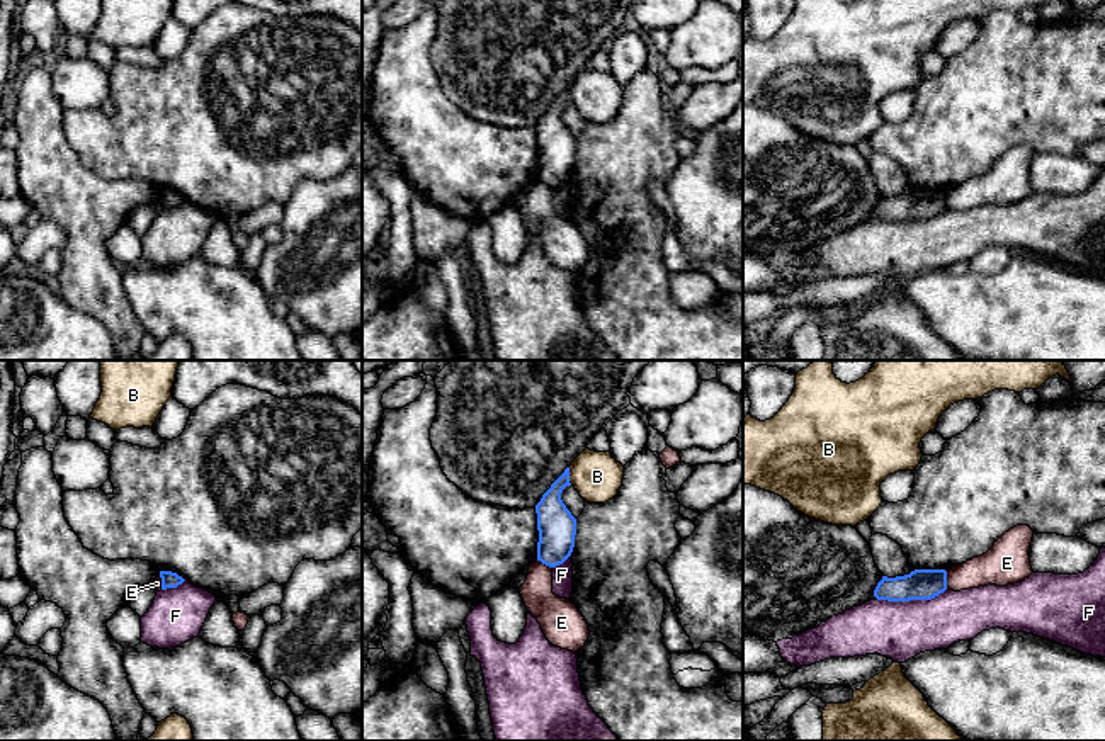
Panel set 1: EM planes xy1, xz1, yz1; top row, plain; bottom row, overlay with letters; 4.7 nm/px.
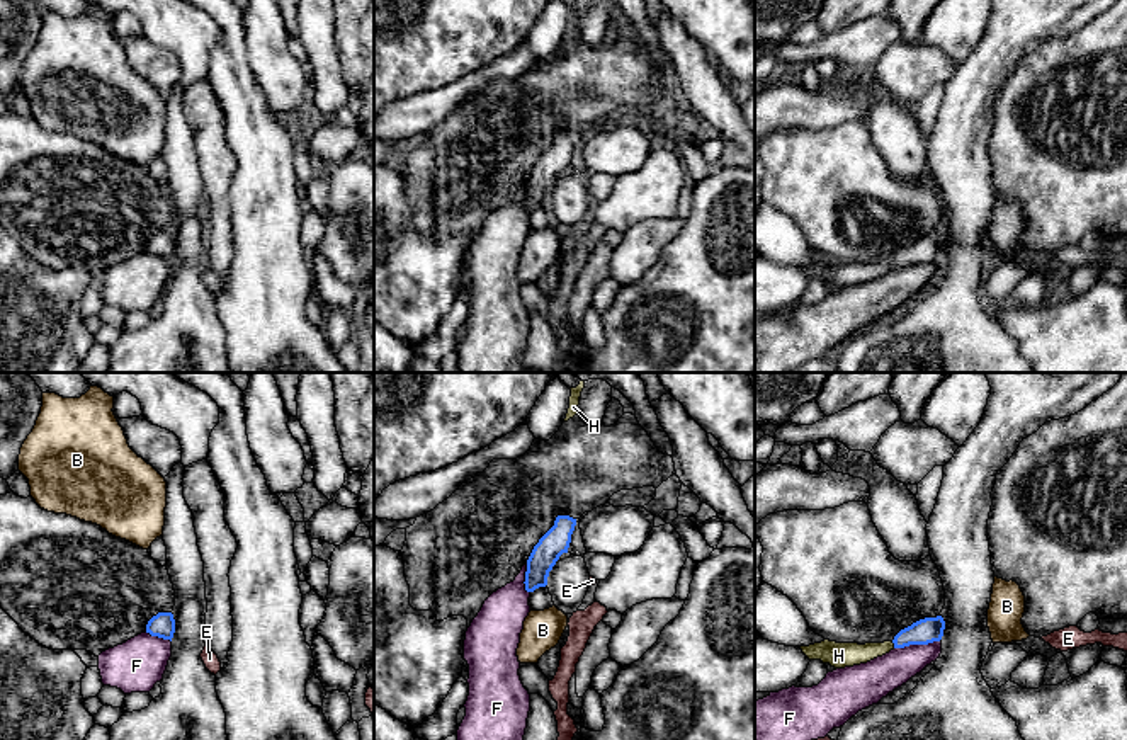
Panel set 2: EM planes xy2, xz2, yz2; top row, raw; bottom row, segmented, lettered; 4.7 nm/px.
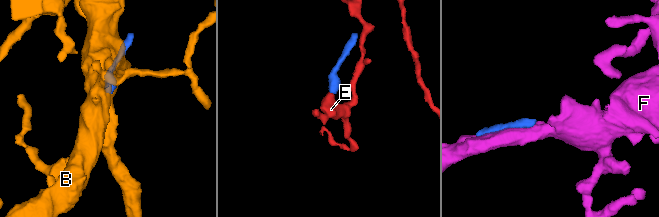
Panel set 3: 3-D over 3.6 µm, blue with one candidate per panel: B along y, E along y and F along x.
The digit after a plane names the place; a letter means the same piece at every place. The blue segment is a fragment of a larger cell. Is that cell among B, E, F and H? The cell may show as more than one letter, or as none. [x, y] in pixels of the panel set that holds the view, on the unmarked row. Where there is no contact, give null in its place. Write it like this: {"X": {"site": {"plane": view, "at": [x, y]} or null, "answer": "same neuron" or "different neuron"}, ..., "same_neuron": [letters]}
{"B": {"site": {"plane": "xz1", "at": [568, 96]}, "answer": "different neuron"}, "E": {"site": {"plane": "yz1", "at": [946, 199]}, "answer": "same neuron"}, "F": {"site": {"plane": "yz1", "at": [912, 218]}, "answer": "different neuron"}, "H": {"site": {"plane": "yz2", "at": [894, 264]}, "answer": "same neuron"}, "same_neuron": ["E", "H"]}

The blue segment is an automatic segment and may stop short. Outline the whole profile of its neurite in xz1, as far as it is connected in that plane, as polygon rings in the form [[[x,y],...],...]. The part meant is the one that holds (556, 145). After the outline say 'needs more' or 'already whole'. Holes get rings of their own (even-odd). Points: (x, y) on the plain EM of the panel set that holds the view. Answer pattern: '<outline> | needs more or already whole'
[[[566,87],[536,124],[537,180],[529,187],[518,211],[546,258],[556,267],[576,272],[588,260],[588,243],[575,223],[552,212],[552,189],[563,184],[575,167],[576,138],[561,119],[563,109],[570,104]]] | needs more

